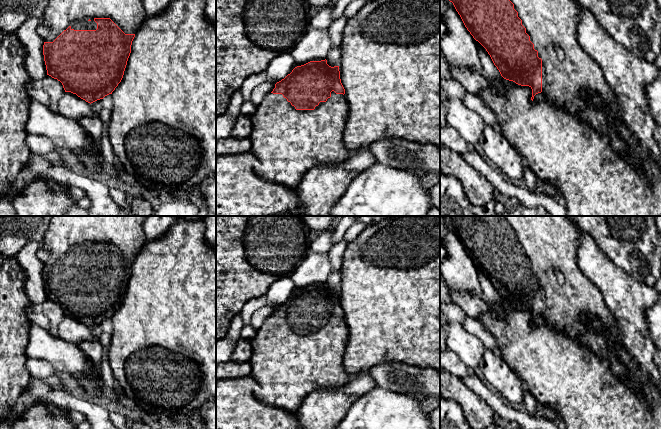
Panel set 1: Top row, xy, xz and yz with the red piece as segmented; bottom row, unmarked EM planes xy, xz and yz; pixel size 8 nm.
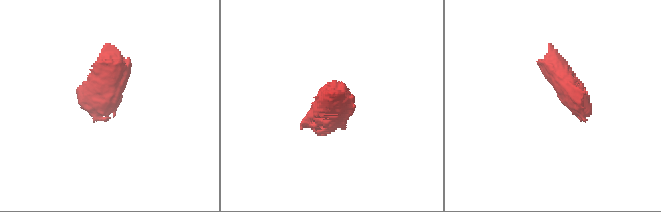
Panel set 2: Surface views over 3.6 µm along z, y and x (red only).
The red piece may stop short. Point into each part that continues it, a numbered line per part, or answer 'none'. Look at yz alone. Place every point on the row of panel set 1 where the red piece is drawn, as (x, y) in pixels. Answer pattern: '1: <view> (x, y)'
1: yz (568, 73)

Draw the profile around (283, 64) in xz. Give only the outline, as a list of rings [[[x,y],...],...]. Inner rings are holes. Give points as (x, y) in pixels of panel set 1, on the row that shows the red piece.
[[[289,51],[284,52],[269,64],[266,68],[267,81],[276,84],[284,79],[296,67],[295,60]]]

